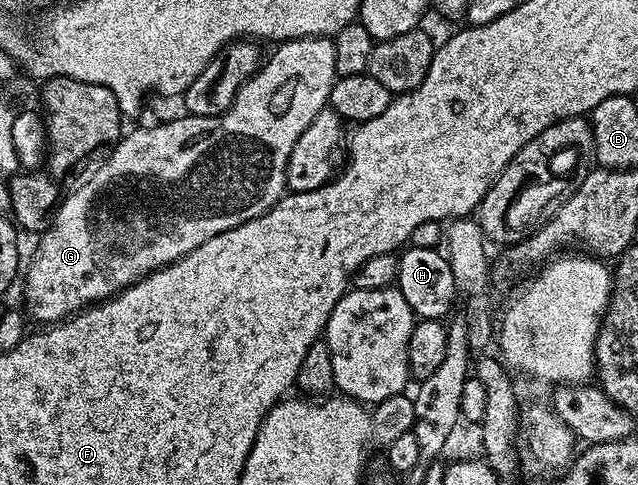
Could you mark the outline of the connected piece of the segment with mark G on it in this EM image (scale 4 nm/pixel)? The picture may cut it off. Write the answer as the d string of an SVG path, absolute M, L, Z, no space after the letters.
M304 36L301 40L286 40L284 42L278 43L277 48L273 52L273 57L266 59L262 63L261 67L257 69L257 73L246 80L244 86L237 91L237 97L233 99L233 104L229 107L229 111L225 112L222 116L190 116L188 114L181 114L178 120L169 120L166 124L157 124L154 128L137 128L133 133L122 135L121 139L116 141L113 153L106 158L105 164L101 164L93 172L93 177L90 178L86 184L81 184L69 197L62 199L58 203L51 219L49 222L49 227L45 229L44 232L40 233L39 239L41 240L37 244L37 249L33 252L33 261L29 264L29 269L24 269L23 280L25 276L25 300L29 303L29 308L27 307L27 312L30 317L33 316L37 320L42 320L40 323L42 325L48 326L51 324L56 324L58 320L64 320L67 316L72 316L73 313L81 311L82 308L90 307L94 304L100 304L103 300L108 300L111 296L116 296L117 293L121 292L125 288L130 288L132 284L138 284L142 278L145 276L150 276L153 272L158 272L160 268L166 268L168 264L174 264L179 258L183 258L187 254L191 254L191 250L195 250L199 246L203 246L203 242L207 242L211 238L215 238L215 234L223 234L227 230L231 230L235 226L240 224L245 224L248 220L253 220L257 216L261 216L263 213L268 212L282 196L286 195L287 189L285 186L285 175L287 174L287 162L291 158L291 150L295 150L295 142L299 142L299 134L303 134L303 130L307 130L307 126L311 126L311 122L315 118L315 114L319 114L329 102L329 95L333 89L333 81L338 79L337 71L335 70L335 46L333 45L332 39L328 36Z

